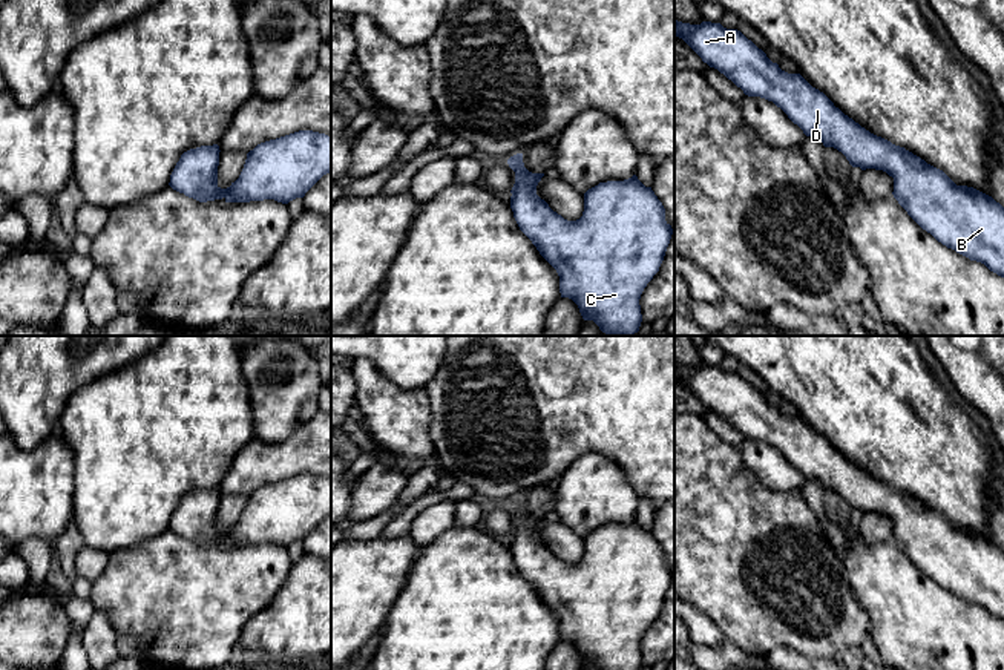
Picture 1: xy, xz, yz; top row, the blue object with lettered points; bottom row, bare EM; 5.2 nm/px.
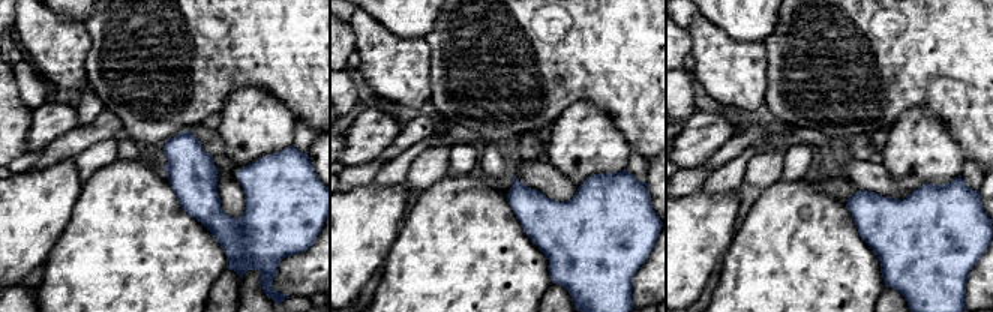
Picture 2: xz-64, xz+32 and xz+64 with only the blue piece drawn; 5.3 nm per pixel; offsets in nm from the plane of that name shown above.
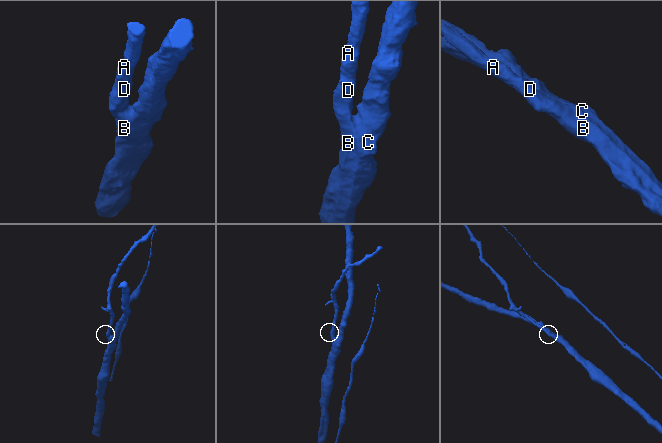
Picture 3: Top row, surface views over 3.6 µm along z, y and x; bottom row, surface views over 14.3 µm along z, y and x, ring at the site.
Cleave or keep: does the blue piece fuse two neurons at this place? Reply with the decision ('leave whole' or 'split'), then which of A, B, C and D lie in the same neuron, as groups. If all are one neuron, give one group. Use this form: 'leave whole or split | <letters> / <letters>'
leave whole | A B C D

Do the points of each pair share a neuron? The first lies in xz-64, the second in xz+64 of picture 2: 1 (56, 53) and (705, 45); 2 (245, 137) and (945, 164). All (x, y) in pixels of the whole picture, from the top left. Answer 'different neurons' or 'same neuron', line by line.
1: same neuron
2: same neuron

